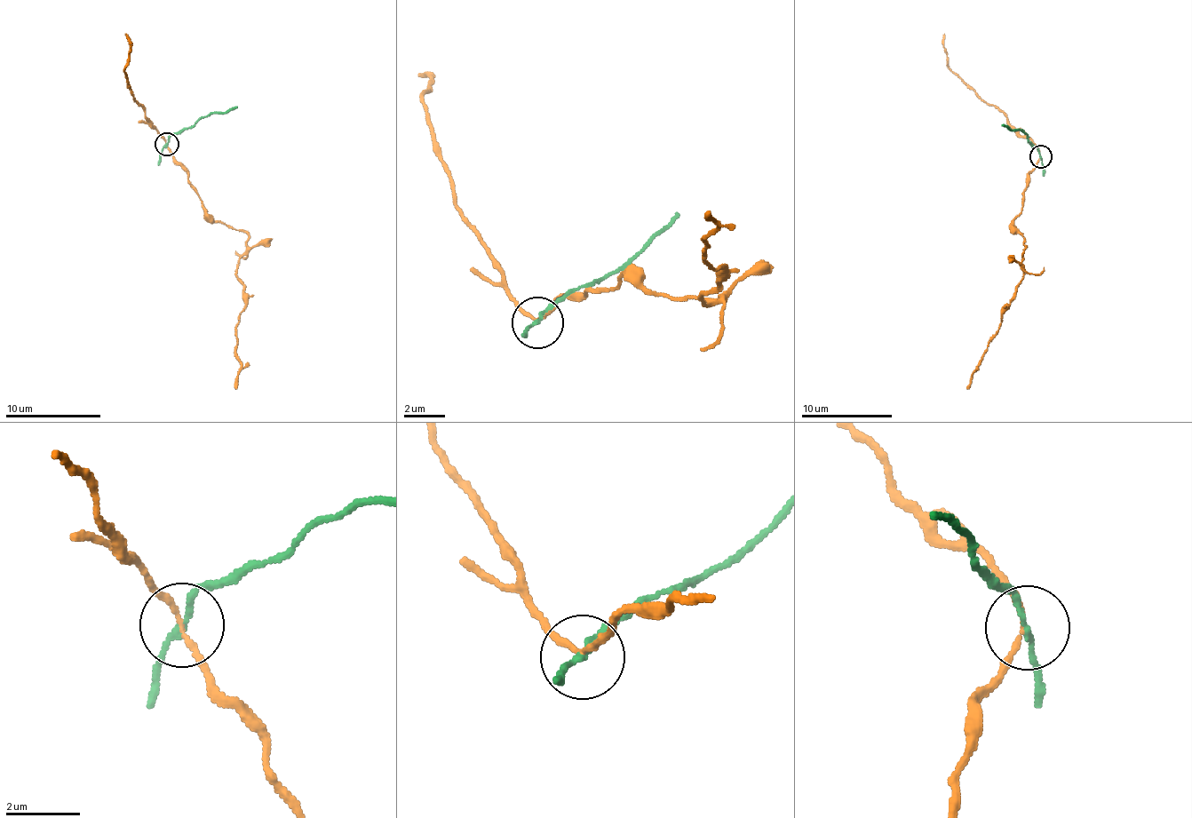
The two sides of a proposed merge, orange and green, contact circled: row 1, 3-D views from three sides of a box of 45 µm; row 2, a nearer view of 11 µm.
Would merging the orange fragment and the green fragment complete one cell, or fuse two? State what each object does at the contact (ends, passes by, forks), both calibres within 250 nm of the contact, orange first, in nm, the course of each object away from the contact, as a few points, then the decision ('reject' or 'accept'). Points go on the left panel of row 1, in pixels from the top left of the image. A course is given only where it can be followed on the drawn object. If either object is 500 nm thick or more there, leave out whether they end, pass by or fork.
orange passes by | green passes by | 120/150 nm | orange via (167, 144), (207, 213), (247, 235), (237, 271), (246, 304), (236, 326), (236, 389) | green via (167, 143), (182, 128), (236, 107) | reject

